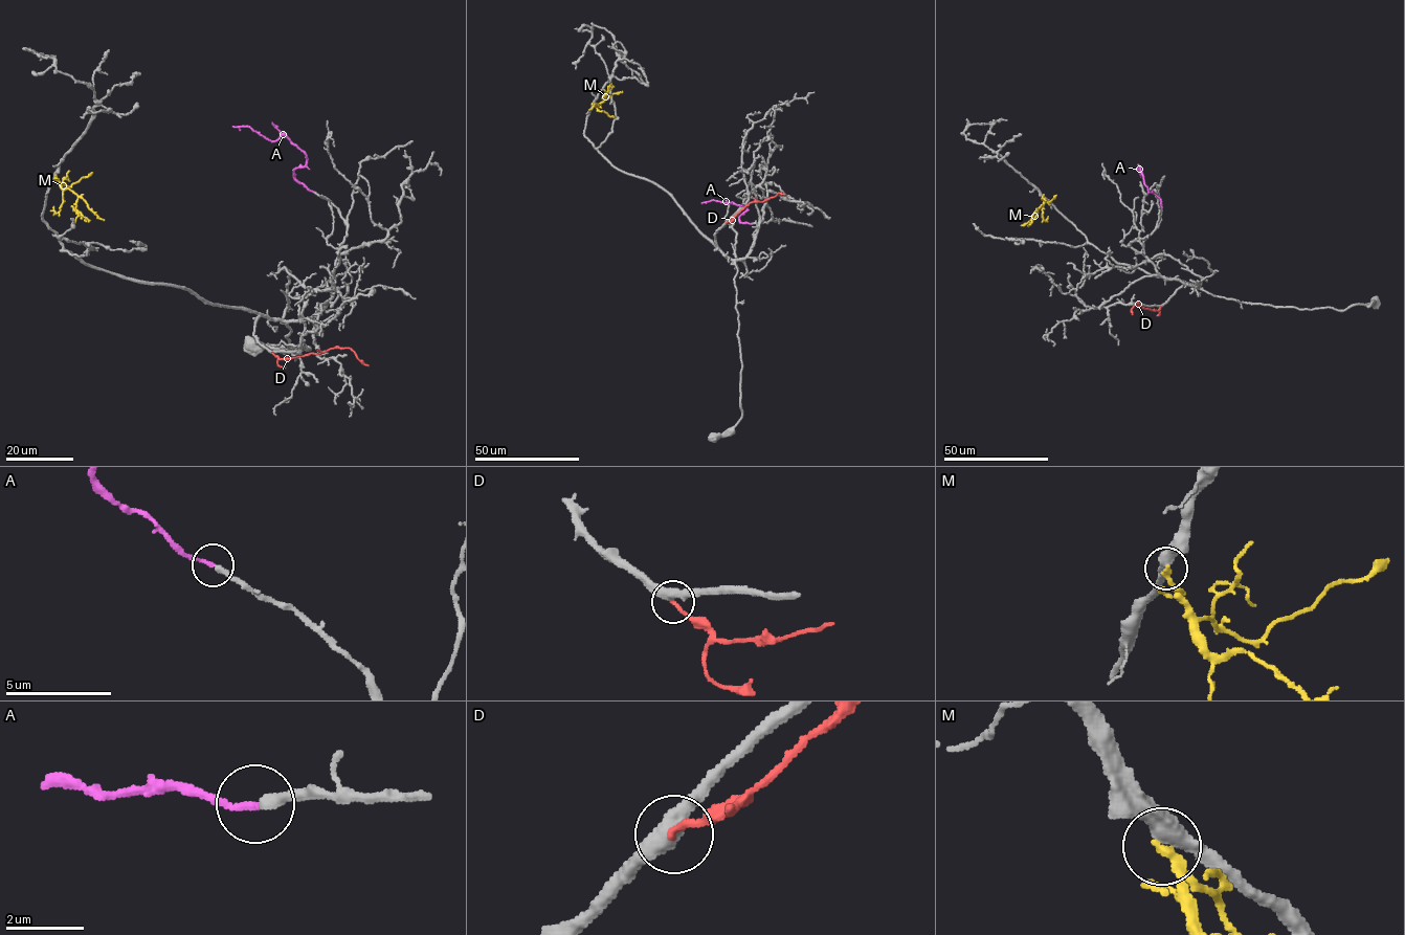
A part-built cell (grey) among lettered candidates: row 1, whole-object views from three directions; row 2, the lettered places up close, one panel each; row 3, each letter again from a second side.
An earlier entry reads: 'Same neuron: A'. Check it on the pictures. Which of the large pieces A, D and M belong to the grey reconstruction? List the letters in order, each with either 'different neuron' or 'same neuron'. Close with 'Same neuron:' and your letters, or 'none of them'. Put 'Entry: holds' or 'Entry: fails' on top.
Entry: holds
A: same neuron
D: different neuron
M: different neuron
Same neuron: A

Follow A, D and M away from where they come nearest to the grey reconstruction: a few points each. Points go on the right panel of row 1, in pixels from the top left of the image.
A: (1161, 207), (1159, 198), (1143, 183), (1138, 168), (1141, 167)
D: (1161, 307), (1152, 310), (1135, 304), (1132, 314)
M: (1042, 197), (1044, 203), (1034, 217), (1021, 225)

